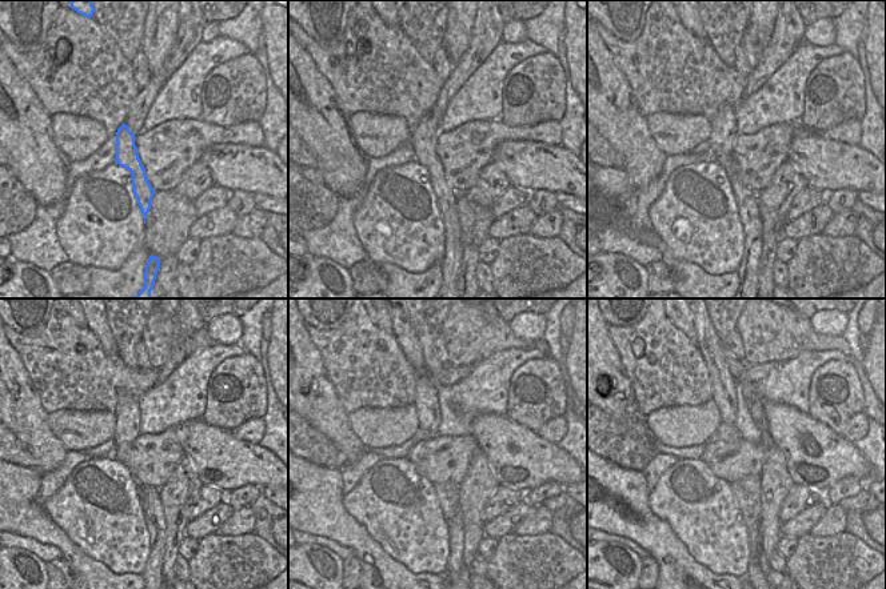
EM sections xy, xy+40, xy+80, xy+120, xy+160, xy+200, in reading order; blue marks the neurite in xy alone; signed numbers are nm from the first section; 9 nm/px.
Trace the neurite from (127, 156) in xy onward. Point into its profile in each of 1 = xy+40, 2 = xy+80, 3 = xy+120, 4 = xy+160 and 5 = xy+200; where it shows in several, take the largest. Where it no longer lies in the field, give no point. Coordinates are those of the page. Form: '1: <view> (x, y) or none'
1: xy+40 (423, 140)
2: xy+80 (723, 128)
3: xy+120 (150, 497)
4: xy+160 (426, 395)
5: xy+200 (723, 392)

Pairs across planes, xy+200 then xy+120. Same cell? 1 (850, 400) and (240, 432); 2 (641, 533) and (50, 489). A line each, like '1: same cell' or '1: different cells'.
1: different cells
2: different cells

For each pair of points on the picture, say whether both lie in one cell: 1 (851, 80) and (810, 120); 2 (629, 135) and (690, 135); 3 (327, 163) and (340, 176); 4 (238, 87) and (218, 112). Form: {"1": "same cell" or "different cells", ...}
{"1": "same cell", "2": "different cells", "3": "same cell", "4": "same cell"}

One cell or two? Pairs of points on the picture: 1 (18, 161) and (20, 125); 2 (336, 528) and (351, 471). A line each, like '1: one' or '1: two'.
1: one
2: two

